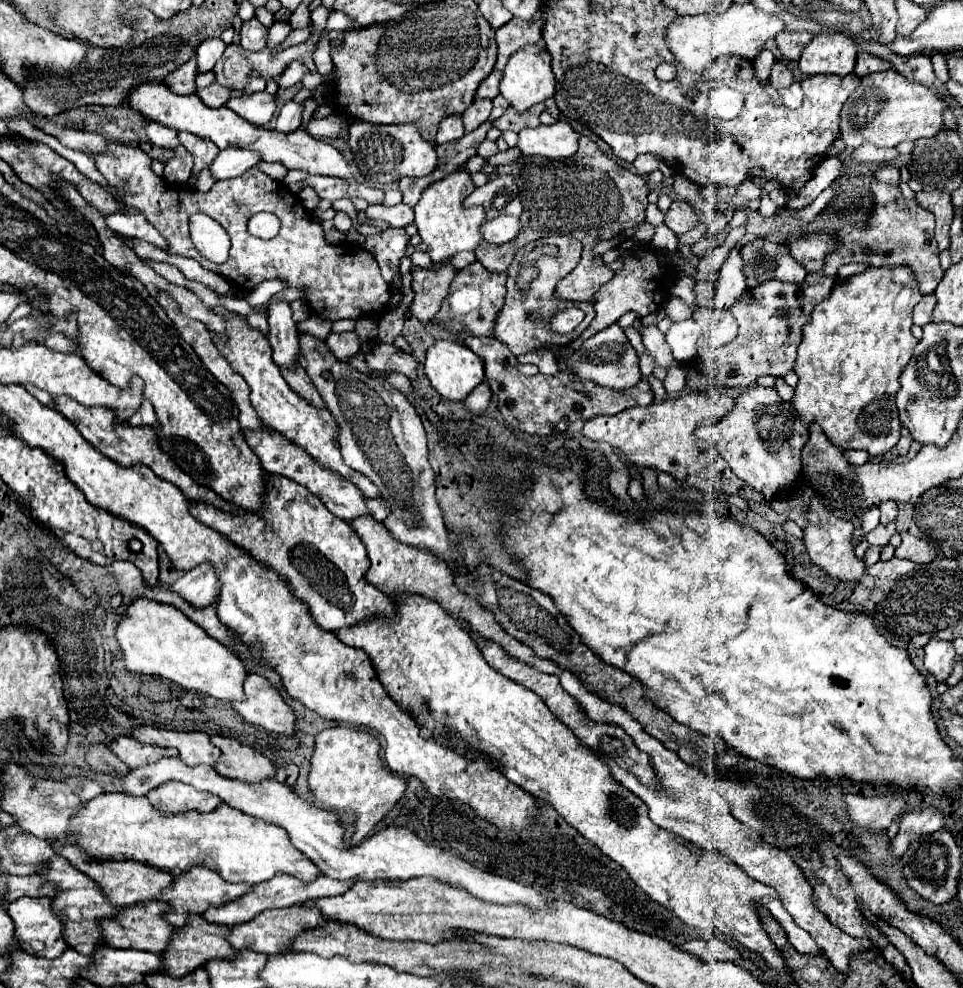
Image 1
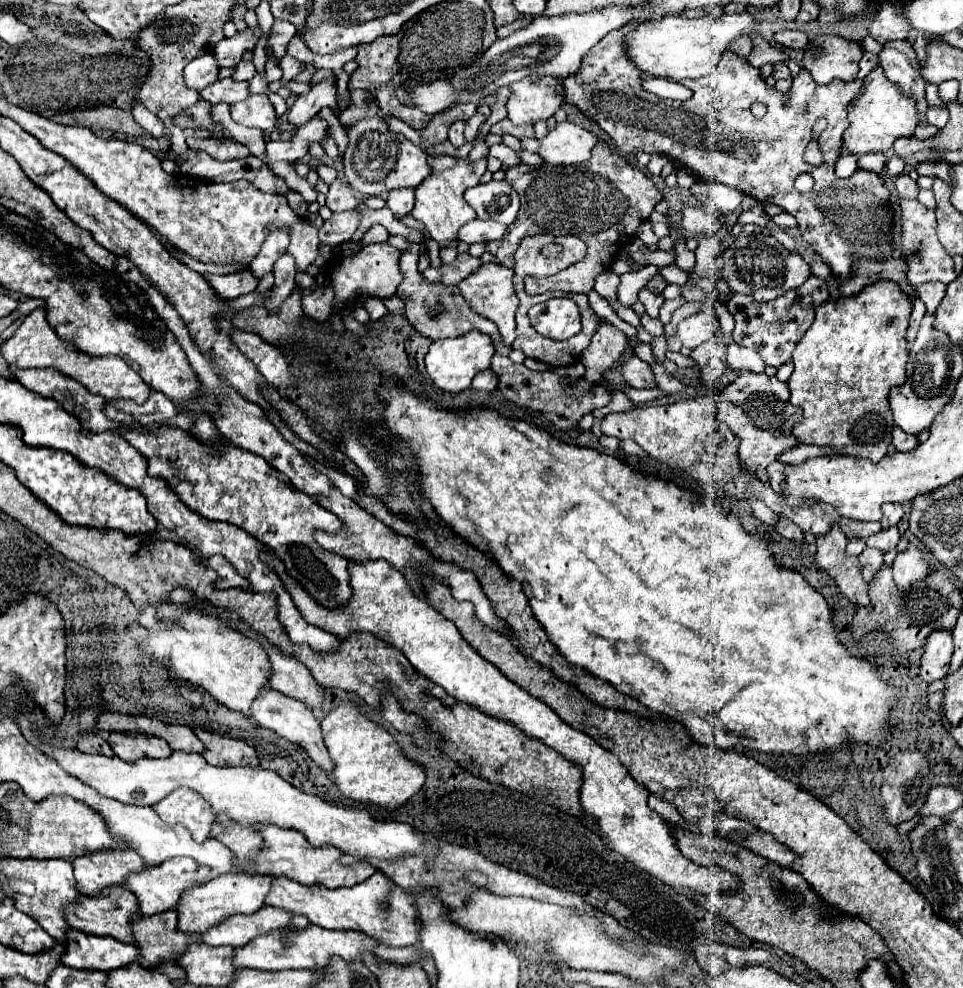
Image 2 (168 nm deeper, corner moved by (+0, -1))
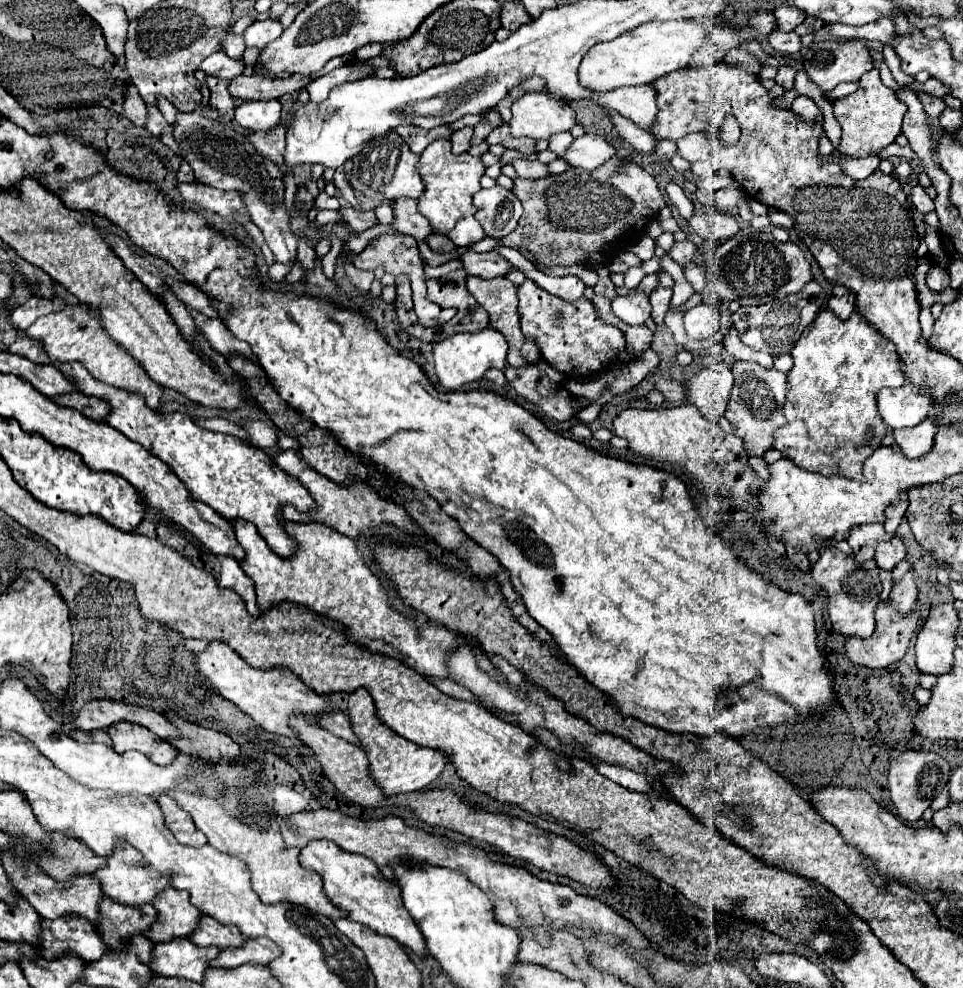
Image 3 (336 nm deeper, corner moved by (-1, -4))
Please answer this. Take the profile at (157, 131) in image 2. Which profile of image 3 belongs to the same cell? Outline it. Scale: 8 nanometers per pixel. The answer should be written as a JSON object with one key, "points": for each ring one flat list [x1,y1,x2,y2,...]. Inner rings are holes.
{"points":[[129,86,129,92,125,92,125,102,123,102,123,112,125,118,129,118,135,126,143,126,147,122,147,110,141,94,137,94,135,86]]}

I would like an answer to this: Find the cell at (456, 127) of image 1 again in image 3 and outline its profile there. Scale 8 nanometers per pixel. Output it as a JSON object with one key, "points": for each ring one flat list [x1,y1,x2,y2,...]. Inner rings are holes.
{"points":[[465,126,465,128,457,130,457,132,453,132,453,134,451,134,453,154,463,154,463,152,467,152,469,146,471,146,471,142,469,142,471,136,473,136,473,128,471,128,471,126]]}

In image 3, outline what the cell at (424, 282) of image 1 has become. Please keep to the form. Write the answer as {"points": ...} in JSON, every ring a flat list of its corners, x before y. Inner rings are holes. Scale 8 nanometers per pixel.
{"points":[[467,252,461,256,463,266,467,270,467,274,475,274,481,278,497,278,497,276,505,276,511,270,517,270,507,258,503,258,497,252]]}

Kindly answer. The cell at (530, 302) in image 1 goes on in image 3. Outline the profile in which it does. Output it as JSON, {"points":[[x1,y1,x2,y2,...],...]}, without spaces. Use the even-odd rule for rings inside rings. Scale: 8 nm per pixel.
{"points":[[525,280,523,286,517,290,517,296,523,334,539,344,543,360,549,362,565,378,583,380,591,378,593,374,597,378,599,374,607,372,609,366,629,362,623,332,599,320,591,300,587,298,579,298,575,302,561,300,539,288,533,280]]}

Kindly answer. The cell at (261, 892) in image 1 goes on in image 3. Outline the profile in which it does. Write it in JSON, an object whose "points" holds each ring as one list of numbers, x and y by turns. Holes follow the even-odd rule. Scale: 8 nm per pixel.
{"points":[[169,888,165,894,157,894,157,902,153,902,157,910,157,922,153,930,149,930,151,942,169,942,177,936,189,936,201,918,201,912,189,902,189,894,185,890]]}

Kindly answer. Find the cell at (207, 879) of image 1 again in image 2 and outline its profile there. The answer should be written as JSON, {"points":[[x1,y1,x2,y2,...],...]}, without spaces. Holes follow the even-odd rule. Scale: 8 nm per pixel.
{"points":[[174,857,174,859,170,859,162,865,156,865,148,871,140,871,140,873,130,875,126,885,128,885,128,889,132,889,132,893,136,893,142,915,158,915,168,909,174,909,180,901,180,895,188,887,202,883,208,875,210,875,210,869,204,865,196,865,192,857]]}

